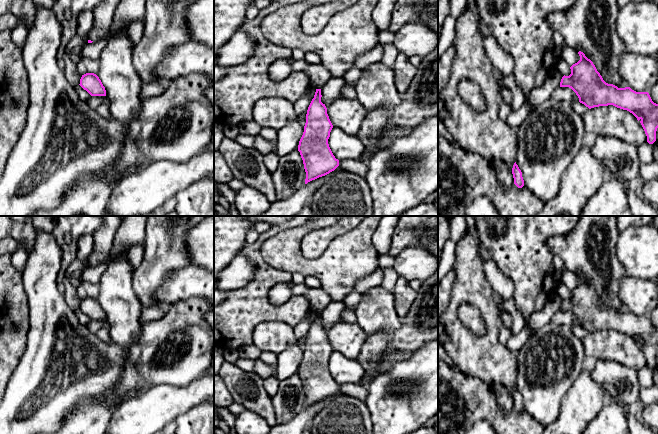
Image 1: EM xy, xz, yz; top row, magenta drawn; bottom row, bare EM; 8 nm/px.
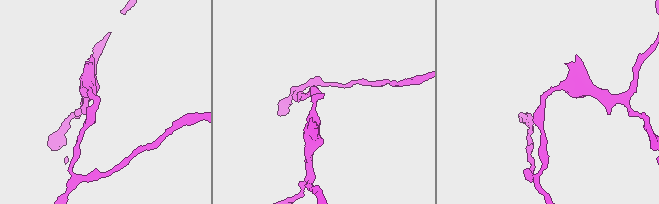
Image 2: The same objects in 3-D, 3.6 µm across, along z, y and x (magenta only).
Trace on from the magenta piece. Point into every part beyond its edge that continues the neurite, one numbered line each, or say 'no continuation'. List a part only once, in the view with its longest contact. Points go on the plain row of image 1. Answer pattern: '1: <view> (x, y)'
1: xy (103, 238)

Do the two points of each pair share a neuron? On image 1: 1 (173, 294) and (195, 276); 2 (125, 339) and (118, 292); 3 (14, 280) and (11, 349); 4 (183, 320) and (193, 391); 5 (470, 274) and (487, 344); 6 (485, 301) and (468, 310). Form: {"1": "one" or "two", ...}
{"1": "one", "2": "one", "3": "one", "4": "two", "5": "one", "6": "two"}

